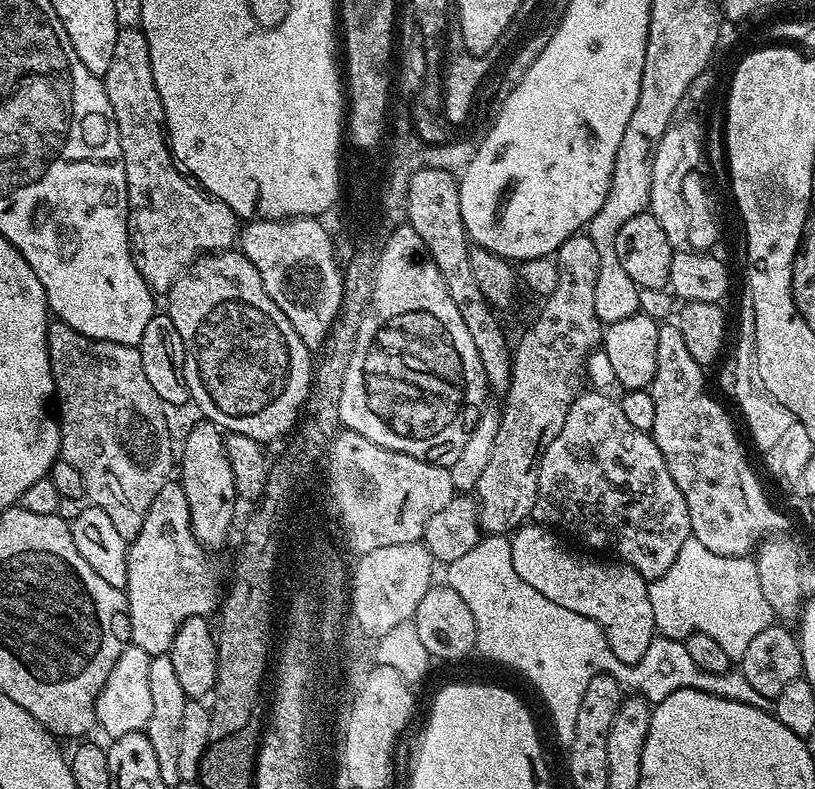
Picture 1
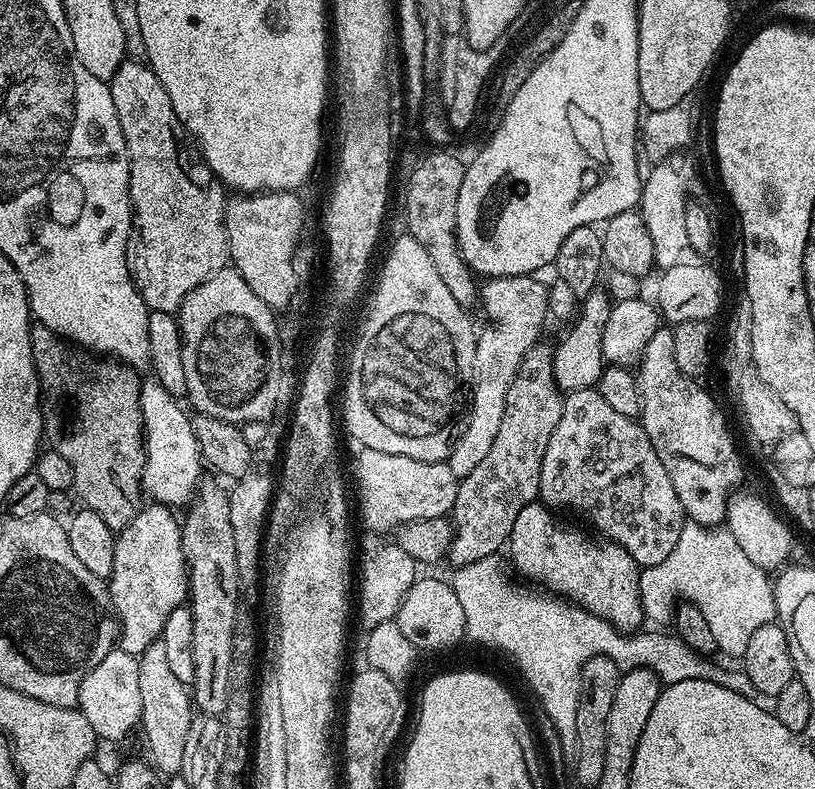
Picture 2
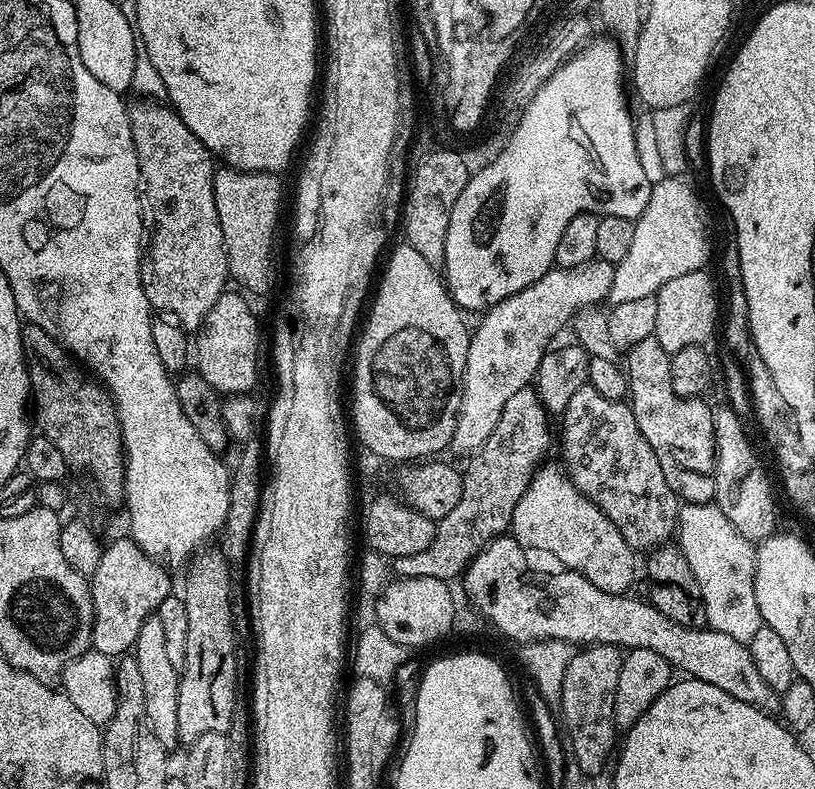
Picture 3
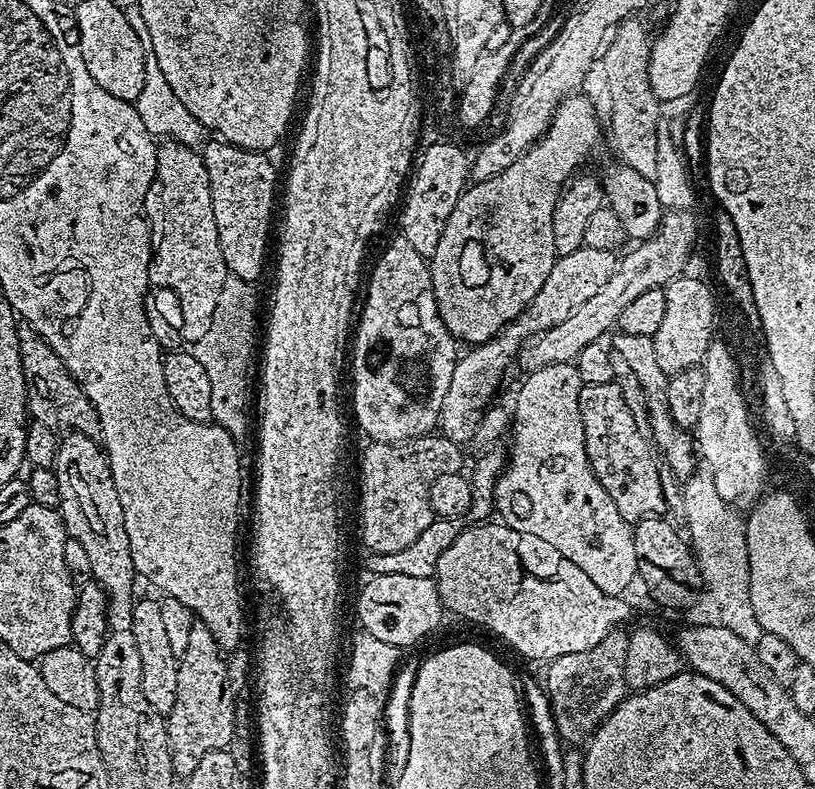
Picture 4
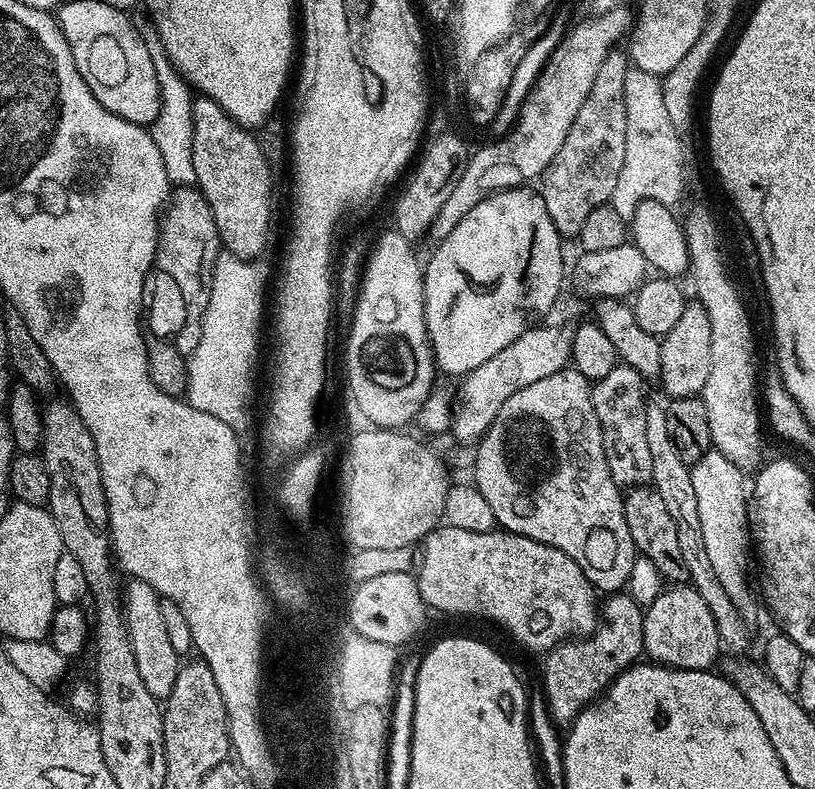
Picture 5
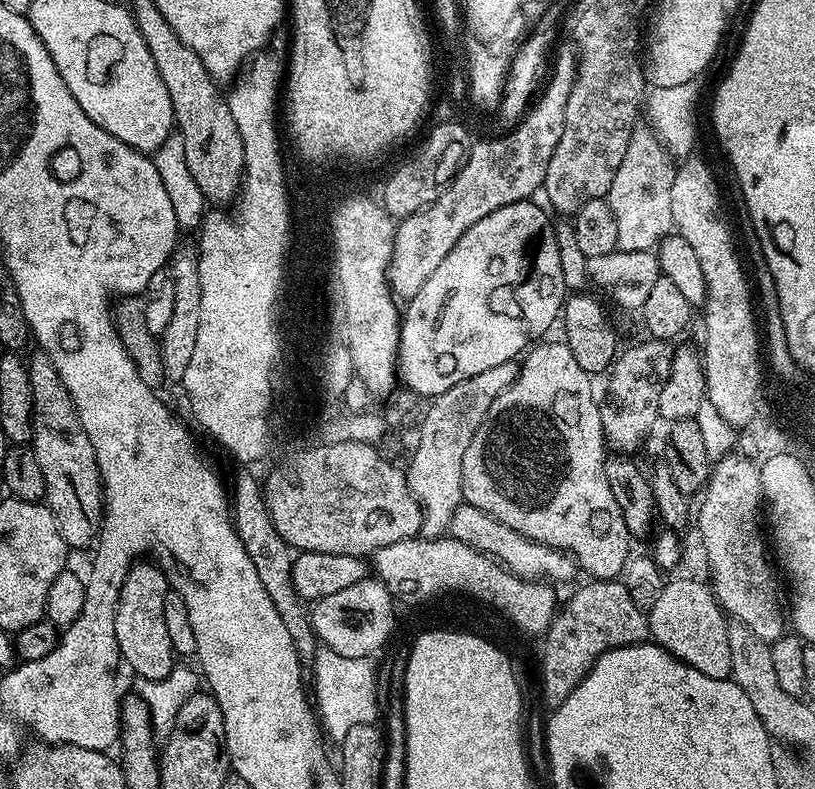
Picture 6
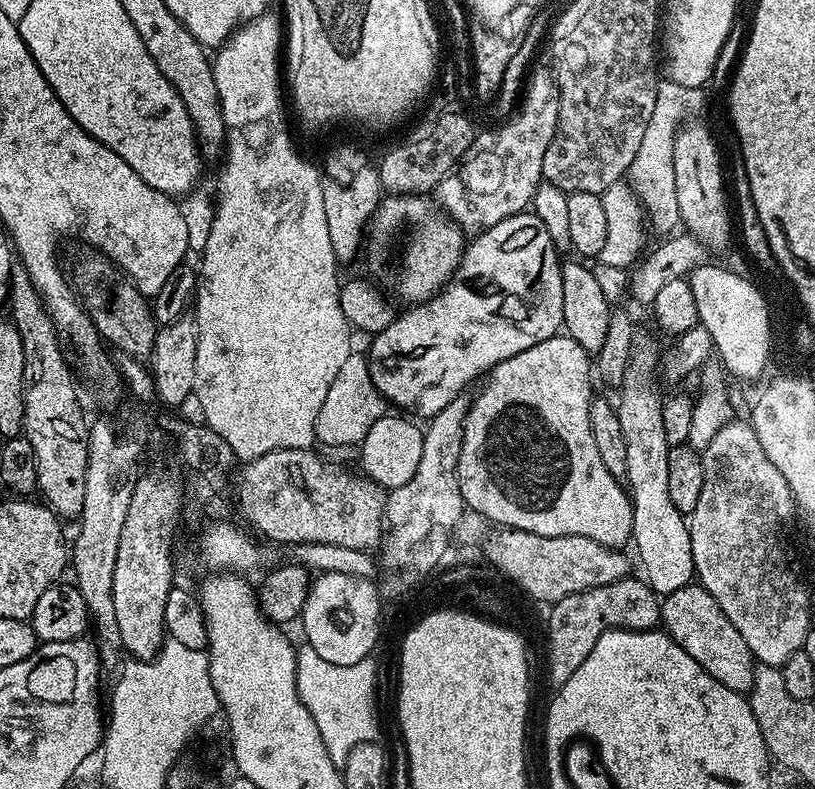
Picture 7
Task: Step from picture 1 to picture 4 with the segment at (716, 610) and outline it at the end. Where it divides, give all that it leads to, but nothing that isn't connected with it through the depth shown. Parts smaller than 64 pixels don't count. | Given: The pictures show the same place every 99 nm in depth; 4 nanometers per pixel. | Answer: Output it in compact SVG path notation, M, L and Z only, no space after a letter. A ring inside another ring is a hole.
M697 470L683 481L683 508L684 516L688 519L687 535L692 551L696 553L696 563L704 575L707 591L712 591L713 598L720 603L719 623L734 630L738 638L756 645L764 630L755 618L753 603L750 602L750 562L747 561L745 517L737 509L722 502L712 473L707 470Z

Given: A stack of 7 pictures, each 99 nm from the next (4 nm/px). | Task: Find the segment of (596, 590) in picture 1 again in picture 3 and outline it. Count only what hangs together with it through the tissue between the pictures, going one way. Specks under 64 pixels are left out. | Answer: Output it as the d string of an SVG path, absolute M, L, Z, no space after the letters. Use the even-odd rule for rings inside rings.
M541 463L530 486L526 486L526 494L518 498L511 535L525 549L549 552L560 563L557 565L582 573L594 586L607 592L627 593L636 576L637 553L624 541L618 526L577 490L567 471L559 463L548 463Z

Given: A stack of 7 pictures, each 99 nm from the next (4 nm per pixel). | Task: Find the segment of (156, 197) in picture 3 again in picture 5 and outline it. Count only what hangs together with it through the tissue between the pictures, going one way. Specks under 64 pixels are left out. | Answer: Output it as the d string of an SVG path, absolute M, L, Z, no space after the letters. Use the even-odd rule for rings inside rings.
M180 186L171 193L170 199L160 218L160 241L156 247L155 267L161 273L170 274L174 282L178 282L178 290L186 302L186 322L182 330L178 330L174 337L176 349L185 358L192 355L198 346L198 338L202 338L202 318L206 314L206 306L210 302L210 286L212 285L212 271L222 251L218 226L214 222L212 207L206 202L200 189L195 186Z

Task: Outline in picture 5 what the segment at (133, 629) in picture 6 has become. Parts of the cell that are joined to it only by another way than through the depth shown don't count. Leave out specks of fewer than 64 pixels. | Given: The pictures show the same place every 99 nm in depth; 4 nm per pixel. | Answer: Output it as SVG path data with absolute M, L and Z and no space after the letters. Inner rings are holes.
M129 579L122 592L124 621L130 638L130 646L134 649L134 659L138 666L138 675L146 685L146 690L154 694L158 701L167 701L170 690L174 690L174 681L182 667L182 658L170 643L166 634L166 625L162 619L162 597L156 593L154 586L146 586L146 582Z

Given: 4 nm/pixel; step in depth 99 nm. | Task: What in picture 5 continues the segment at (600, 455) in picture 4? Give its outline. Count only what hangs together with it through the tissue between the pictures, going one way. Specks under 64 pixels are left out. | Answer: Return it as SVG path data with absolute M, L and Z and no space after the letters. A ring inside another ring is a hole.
M617 363L610 374L592 384L592 405L602 430L602 455L606 458L606 466L610 466L614 482L624 490L652 483L650 446L646 443L649 405L644 404L644 387L646 381L638 370L621 363Z

